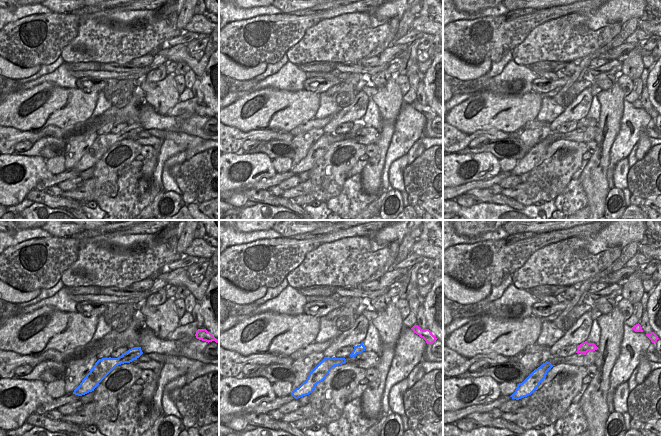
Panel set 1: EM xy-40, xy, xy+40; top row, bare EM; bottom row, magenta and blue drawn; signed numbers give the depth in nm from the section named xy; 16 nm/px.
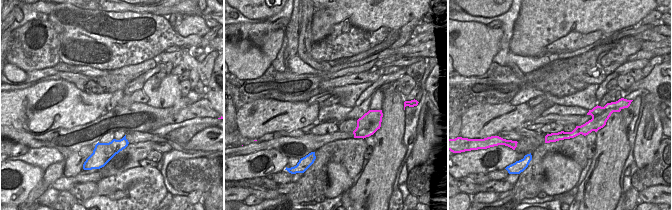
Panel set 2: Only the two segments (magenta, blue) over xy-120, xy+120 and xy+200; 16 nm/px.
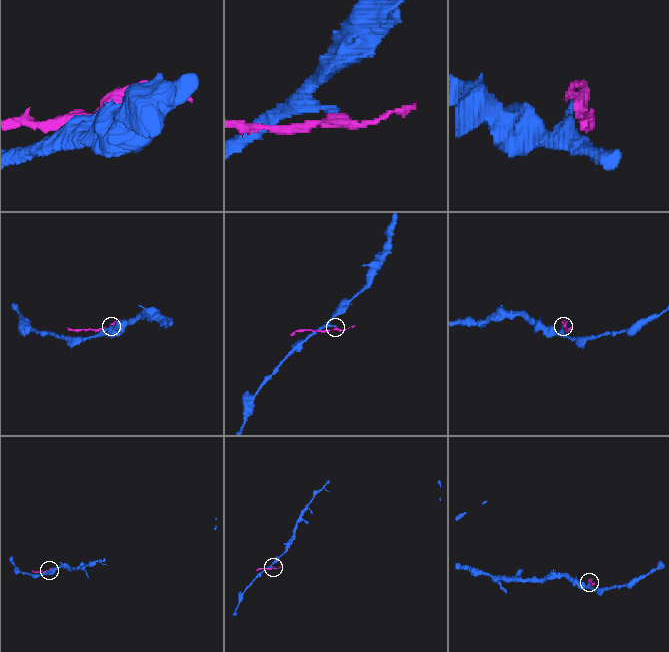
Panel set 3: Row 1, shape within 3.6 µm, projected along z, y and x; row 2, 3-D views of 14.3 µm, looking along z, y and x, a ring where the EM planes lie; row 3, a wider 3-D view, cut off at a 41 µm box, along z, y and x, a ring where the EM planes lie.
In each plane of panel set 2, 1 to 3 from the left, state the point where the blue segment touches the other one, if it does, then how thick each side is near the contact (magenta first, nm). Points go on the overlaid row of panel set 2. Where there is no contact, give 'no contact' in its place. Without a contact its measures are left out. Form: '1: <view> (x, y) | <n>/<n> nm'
1: no contact
2: no contact
3: no contact

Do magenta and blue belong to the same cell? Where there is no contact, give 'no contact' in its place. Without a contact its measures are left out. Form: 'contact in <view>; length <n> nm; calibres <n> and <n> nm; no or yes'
no contact; no

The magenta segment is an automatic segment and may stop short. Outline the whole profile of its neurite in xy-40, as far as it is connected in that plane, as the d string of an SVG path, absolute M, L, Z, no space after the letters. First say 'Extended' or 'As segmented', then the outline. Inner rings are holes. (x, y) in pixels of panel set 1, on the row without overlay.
As segmented. M198 105L195 110L196 114L202 117L206 118L212 118L215 117L219 120L219 116L216 115L210 108L208 108L206 105Z

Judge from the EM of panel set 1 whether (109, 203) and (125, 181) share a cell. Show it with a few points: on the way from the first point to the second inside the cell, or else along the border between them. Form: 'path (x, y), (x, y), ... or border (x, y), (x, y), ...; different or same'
path (116, 203), (125, 195), (125, 188); same

